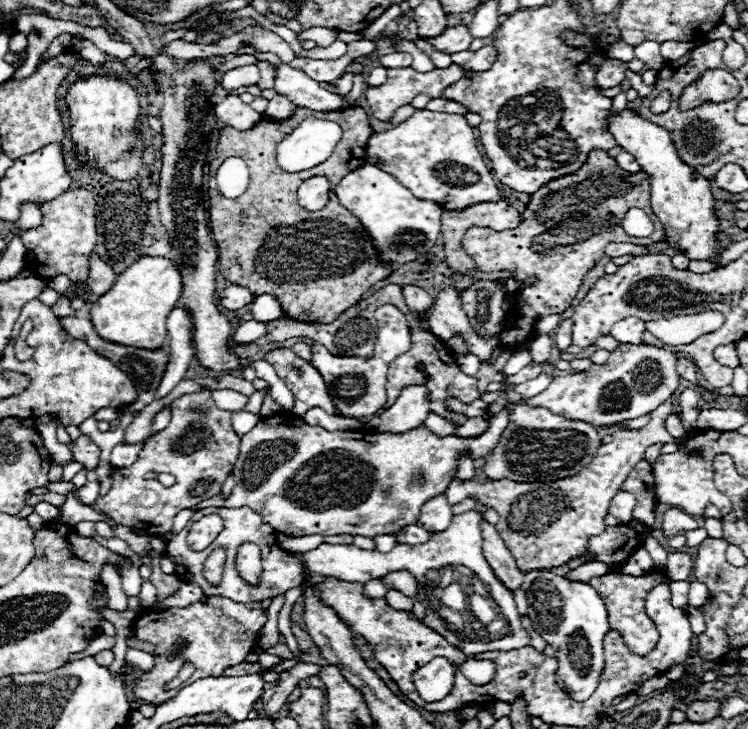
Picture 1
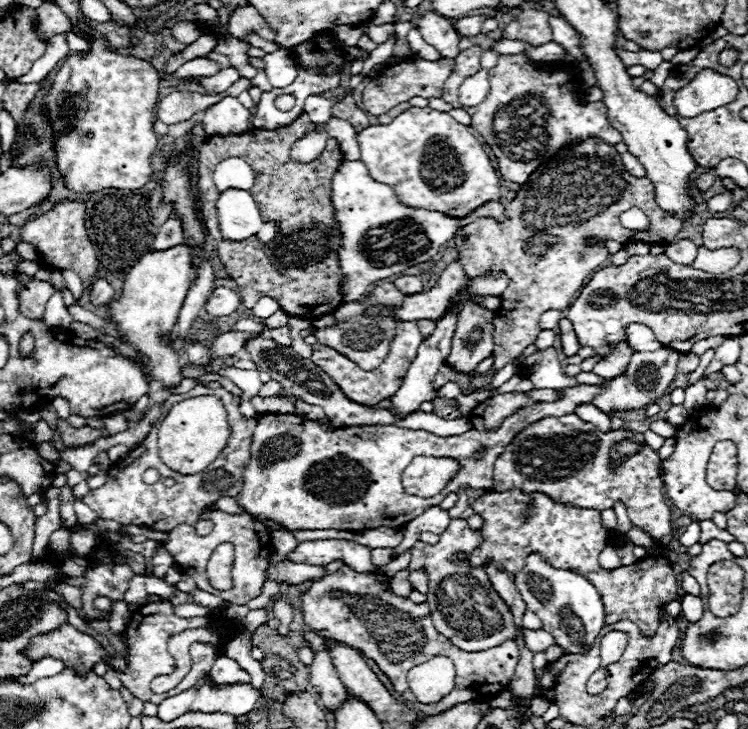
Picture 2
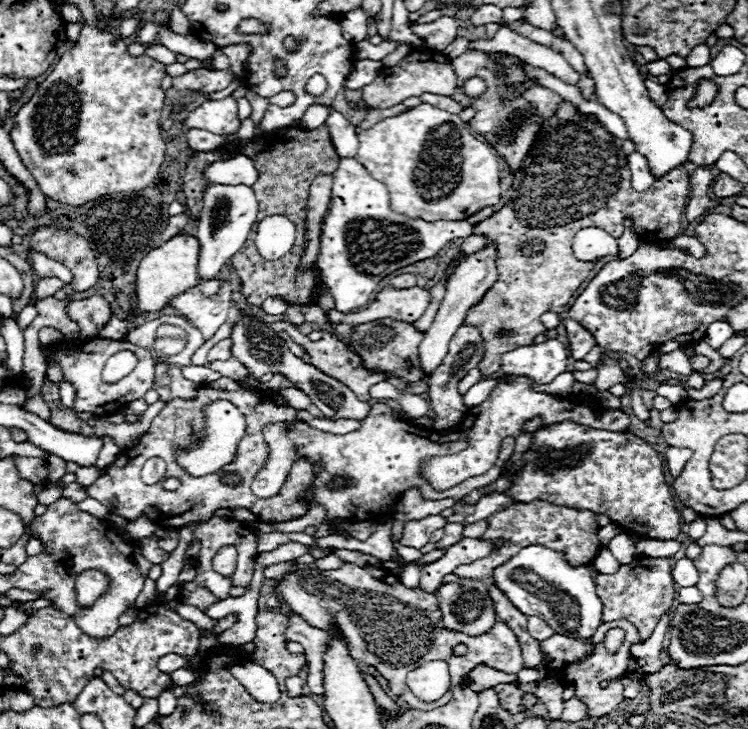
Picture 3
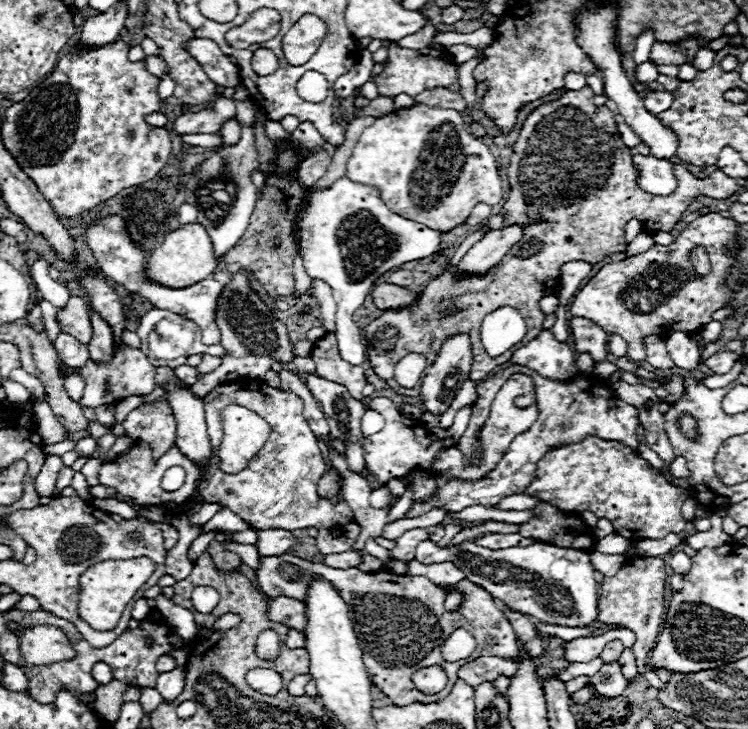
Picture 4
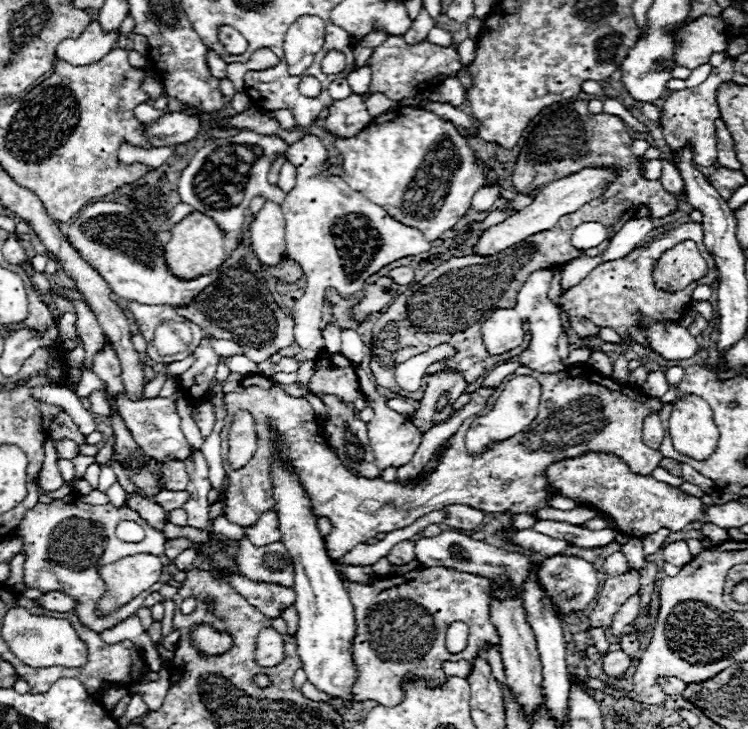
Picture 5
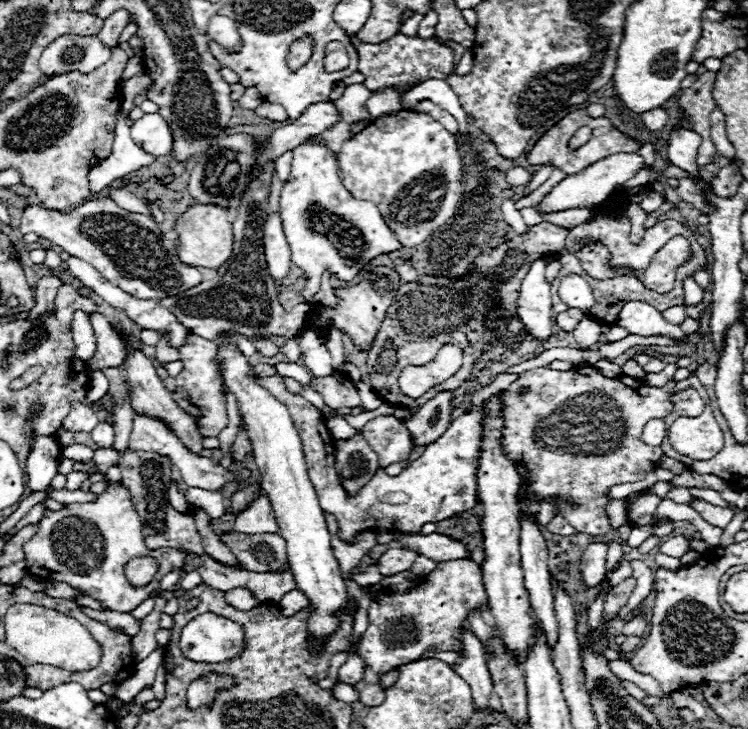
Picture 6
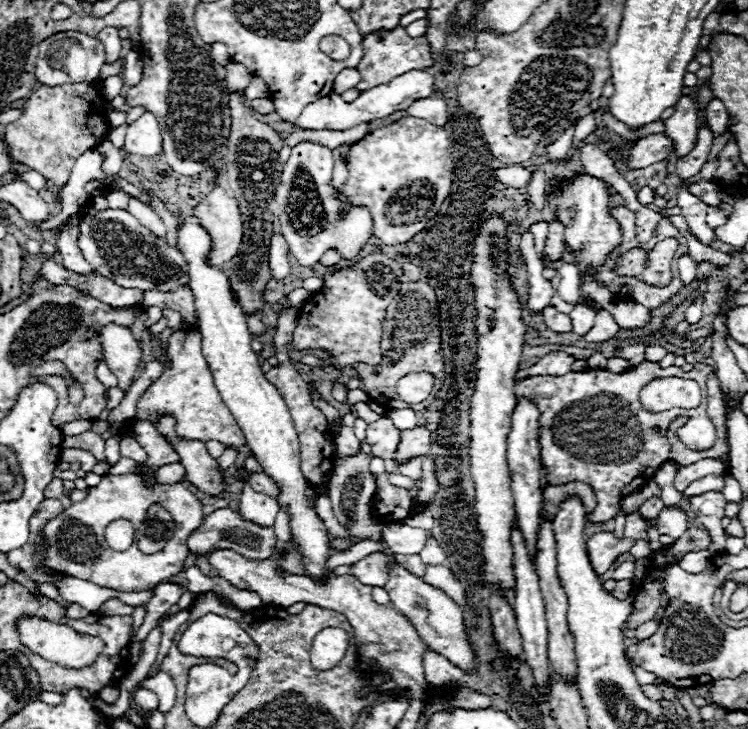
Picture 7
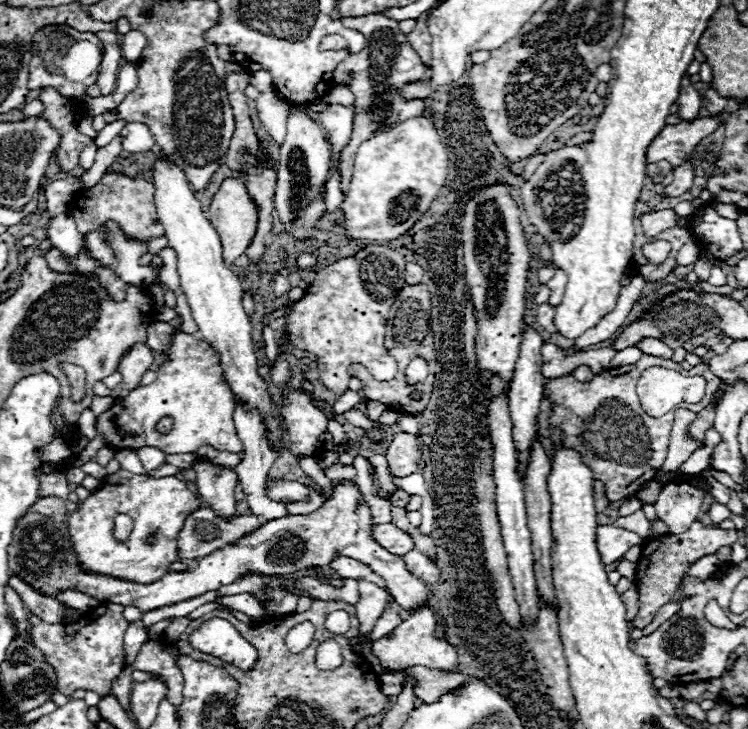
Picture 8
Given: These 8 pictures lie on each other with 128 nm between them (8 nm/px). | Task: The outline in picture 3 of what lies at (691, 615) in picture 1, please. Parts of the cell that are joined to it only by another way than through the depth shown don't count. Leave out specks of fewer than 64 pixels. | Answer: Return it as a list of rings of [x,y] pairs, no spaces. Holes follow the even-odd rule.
[[[678,588],[678,602],[680,604],[692,604],[692,602],[700,602],[700,592],[696,588]]]

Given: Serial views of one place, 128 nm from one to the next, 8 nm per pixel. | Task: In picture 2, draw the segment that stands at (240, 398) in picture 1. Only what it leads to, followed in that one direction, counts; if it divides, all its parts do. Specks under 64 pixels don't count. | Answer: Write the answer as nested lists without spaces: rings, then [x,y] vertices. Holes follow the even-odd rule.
[[[256,396],[252,398],[252,404],[260,414],[266,414],[266,412],[268,414],[298,414],[294,396],[270,396],[270,398]]]

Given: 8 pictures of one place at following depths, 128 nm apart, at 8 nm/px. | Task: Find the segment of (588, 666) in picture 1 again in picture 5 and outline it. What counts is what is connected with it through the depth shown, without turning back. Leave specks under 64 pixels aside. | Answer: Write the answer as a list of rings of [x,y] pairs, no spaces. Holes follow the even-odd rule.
[[[444,530],[442,534],[438,534],[434,538],[420,538],[416,542],[416,556],[418,556],[418,562],[422,562],[424,566],[448,566],[448,568],[454,568],[460,572],[480,574],[480,576],[486,576],[494,584],[498,584],[506,578],[512,578],[512,582],[518,590],[522,590],[526,572],[528,572],[530,564],[534,562],[532,558],[528,558],[524,554],[508,552],[504,548],[496,548],[496,546],[484,544],[480,540],[472,540],[470,536],[458,534],[454,530]],[[552,556],[540,564],[540,580],[560,612],[584,608],[598,590],[598,570],[576,556]]]

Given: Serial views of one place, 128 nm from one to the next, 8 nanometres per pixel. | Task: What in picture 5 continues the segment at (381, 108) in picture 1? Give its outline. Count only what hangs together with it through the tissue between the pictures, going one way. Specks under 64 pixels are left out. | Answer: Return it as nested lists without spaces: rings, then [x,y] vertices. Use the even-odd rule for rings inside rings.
[[[390,36],[384,44],[374,48],[370,60],[366,62],[372,70],[372,84],[368,94],[382,93],[394,101],[414,96],[418,91],[426,89],[430,82],[440,82],[444,76],[456,74],[460,70],[458,52],[448,46],[436,46],[428,40],[420,44],[406,44],[402,36]]]

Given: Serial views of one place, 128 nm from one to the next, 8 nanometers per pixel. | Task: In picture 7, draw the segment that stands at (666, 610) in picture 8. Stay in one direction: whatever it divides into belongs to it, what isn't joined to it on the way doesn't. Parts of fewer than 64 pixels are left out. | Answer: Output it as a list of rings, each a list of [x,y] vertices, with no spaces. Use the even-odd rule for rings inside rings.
[[[654,618],[654,620],[648,620],[648,624],[642,624],[640,628],[636,628],[636,638],[638,638],[638,640],[646,640],[646,638],[650,638],[650,636],[656,632],[658,626],[660,626],[660,624],[658,624],[656,618]]]

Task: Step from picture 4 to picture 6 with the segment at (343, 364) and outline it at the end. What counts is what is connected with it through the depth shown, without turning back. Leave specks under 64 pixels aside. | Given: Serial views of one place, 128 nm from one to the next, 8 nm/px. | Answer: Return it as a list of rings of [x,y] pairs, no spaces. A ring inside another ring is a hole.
[[[324,376],[324,378],[312,378],[312,384],[316,390],[324,396],[324,402],[330,408],[356,408],[362,406],[362,400],[358,396],[358,390],[348,378],[336,378],[336,376]]]

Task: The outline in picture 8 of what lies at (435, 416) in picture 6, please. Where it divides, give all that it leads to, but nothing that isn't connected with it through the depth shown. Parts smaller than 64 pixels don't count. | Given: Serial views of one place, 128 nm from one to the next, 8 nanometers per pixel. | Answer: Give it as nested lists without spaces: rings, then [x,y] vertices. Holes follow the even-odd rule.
[[[394,434],[386,446],[388,468],[390,474],[396,478],[404,478],[416,472],[420,456],[420,438],[412,434]]]

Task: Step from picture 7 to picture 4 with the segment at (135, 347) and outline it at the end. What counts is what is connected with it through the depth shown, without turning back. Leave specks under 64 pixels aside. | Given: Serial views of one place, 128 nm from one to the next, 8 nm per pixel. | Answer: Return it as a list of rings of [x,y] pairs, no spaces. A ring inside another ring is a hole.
[[[70,296],[68,306],[56,314],[62,332],[76,336],[84,346],[92,340],[92,322],[86,308],[86,300],[80,296]]]

